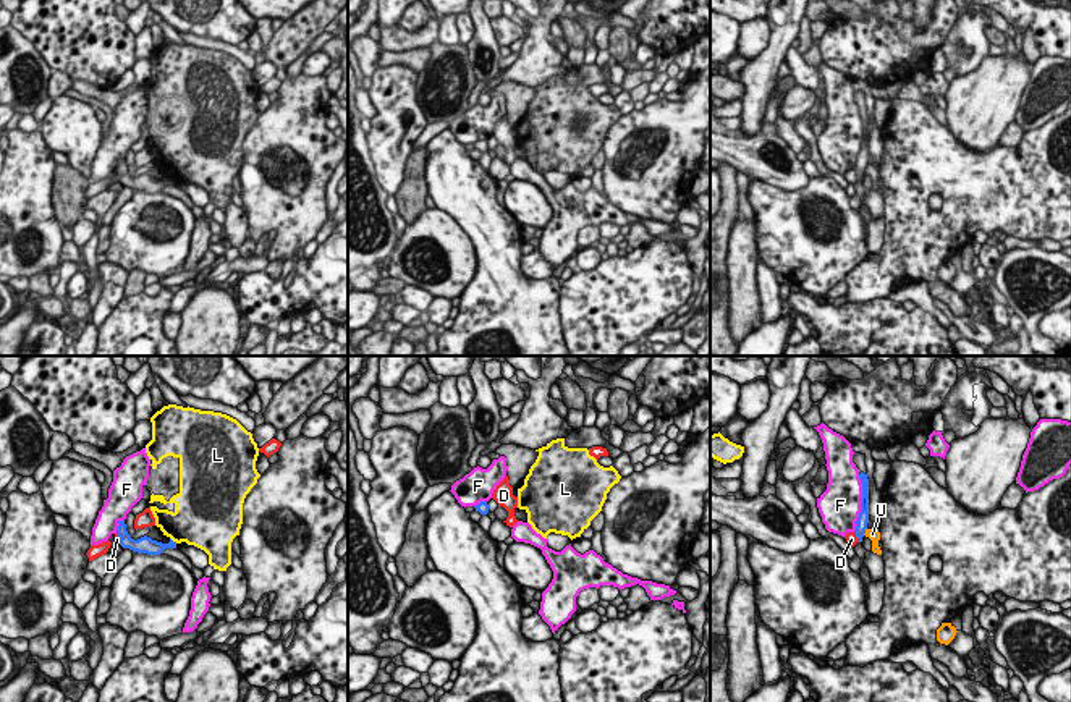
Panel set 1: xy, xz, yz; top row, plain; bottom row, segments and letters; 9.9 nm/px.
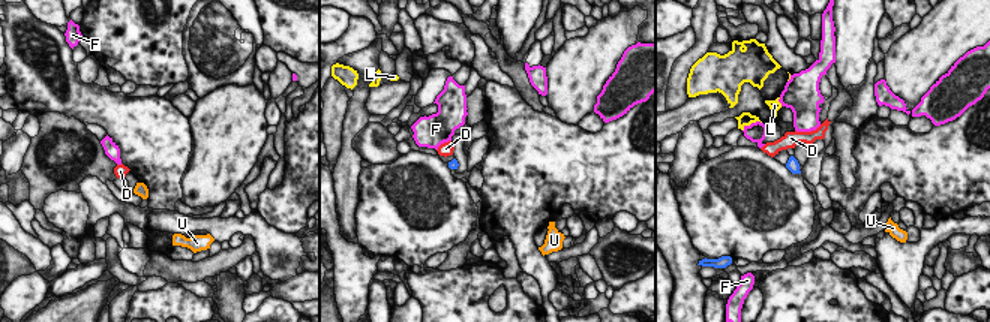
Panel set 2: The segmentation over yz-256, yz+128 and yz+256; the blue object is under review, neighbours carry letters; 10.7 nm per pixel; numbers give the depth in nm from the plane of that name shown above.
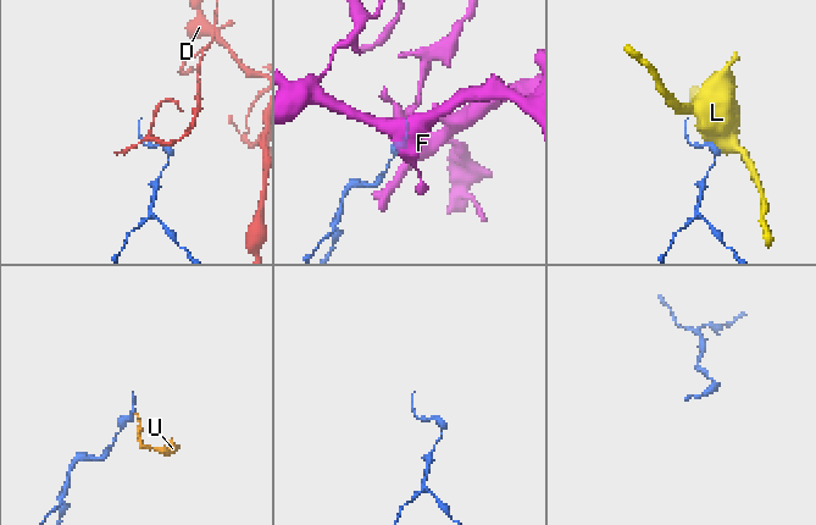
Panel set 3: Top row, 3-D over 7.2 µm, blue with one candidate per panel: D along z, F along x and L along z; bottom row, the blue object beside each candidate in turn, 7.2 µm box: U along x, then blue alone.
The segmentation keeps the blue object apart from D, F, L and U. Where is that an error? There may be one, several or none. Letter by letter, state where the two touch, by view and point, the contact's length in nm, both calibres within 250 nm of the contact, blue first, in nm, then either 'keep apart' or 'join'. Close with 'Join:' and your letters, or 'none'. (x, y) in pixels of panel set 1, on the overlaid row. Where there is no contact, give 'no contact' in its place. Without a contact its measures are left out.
D: contact xy (118, 536); length 120 nm; calibres 160 and 60 nm; keep apart
F: contact yz (861, 503); length 600 nm; calibres 120 and 420 nm; keep apart
L: contact xy (172, 541); length 100 nm; calibres 160 and 400 nm; keep apart
U: contact yz (864, 531); length 90 nm; calibres 120 and 120 nm; keep apart
Join: none

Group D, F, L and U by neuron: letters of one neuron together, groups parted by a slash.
D / F / L / U

